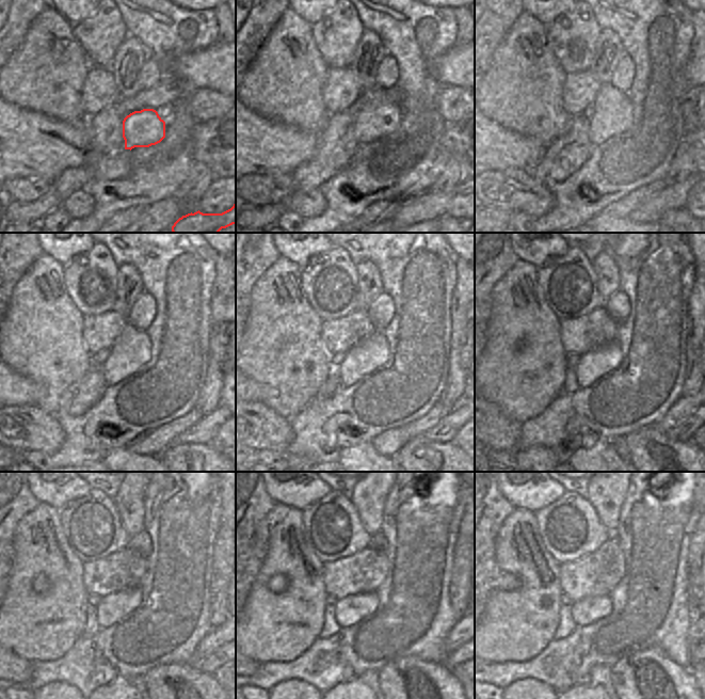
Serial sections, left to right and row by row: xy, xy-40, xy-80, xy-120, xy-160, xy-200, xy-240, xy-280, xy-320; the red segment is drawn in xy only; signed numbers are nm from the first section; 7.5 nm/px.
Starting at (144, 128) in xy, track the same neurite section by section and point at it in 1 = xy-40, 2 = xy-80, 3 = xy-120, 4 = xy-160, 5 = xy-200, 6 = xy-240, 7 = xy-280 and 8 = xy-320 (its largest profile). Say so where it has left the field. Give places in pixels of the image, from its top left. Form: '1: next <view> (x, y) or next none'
1: next xy-40 (370, 124)
2: next xy-80 (611, 113)
3: next xy-120 (130, 353)
4: next xy-160 (371, 353)
5: next xy-200 (595, 364)
6: next xy-240 (113, 607)
7: next xy-280 (349, 610)
8: next xy-320 (588, 610)

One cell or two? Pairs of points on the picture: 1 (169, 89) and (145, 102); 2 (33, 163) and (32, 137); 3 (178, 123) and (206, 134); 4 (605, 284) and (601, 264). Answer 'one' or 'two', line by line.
1: one
2: one
3: two
4: one

